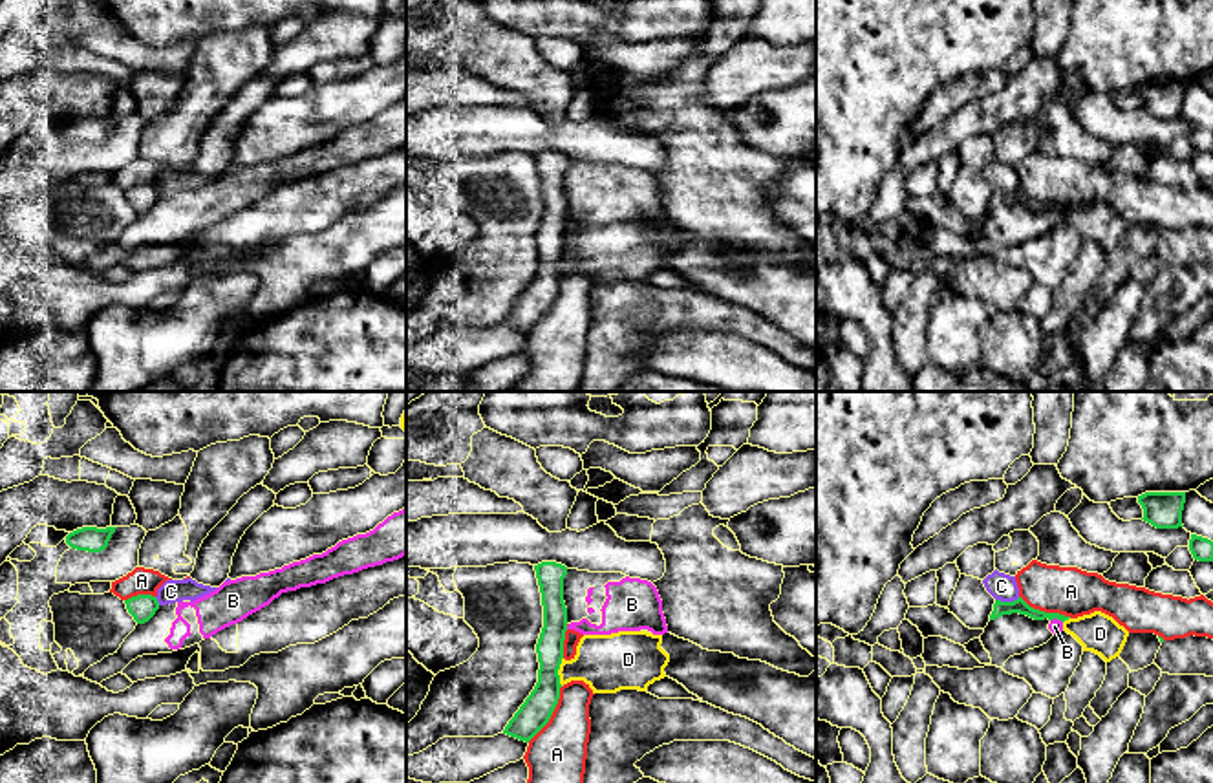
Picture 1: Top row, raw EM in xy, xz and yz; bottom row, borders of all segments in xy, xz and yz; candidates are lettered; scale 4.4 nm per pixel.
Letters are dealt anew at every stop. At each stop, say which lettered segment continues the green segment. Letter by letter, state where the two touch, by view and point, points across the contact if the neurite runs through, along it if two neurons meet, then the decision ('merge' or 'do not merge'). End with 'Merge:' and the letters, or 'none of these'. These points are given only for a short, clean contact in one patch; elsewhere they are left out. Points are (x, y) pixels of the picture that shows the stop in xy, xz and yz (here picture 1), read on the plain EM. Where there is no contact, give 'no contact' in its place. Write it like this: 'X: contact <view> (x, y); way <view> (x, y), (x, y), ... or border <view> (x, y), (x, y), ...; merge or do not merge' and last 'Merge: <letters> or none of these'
A: contact xz (551, 304); do not merge
B: contact yz (1056, 207); border yz (1051, 209), (1062, 213); do not merge
C: contact yz (1007, 193); border yz (1019, 187), (996, 191); do not merge
D: contact xz (557, 262); border xz (562, 247), (558, 260), (560, 275); do not merge
Merge: none of these

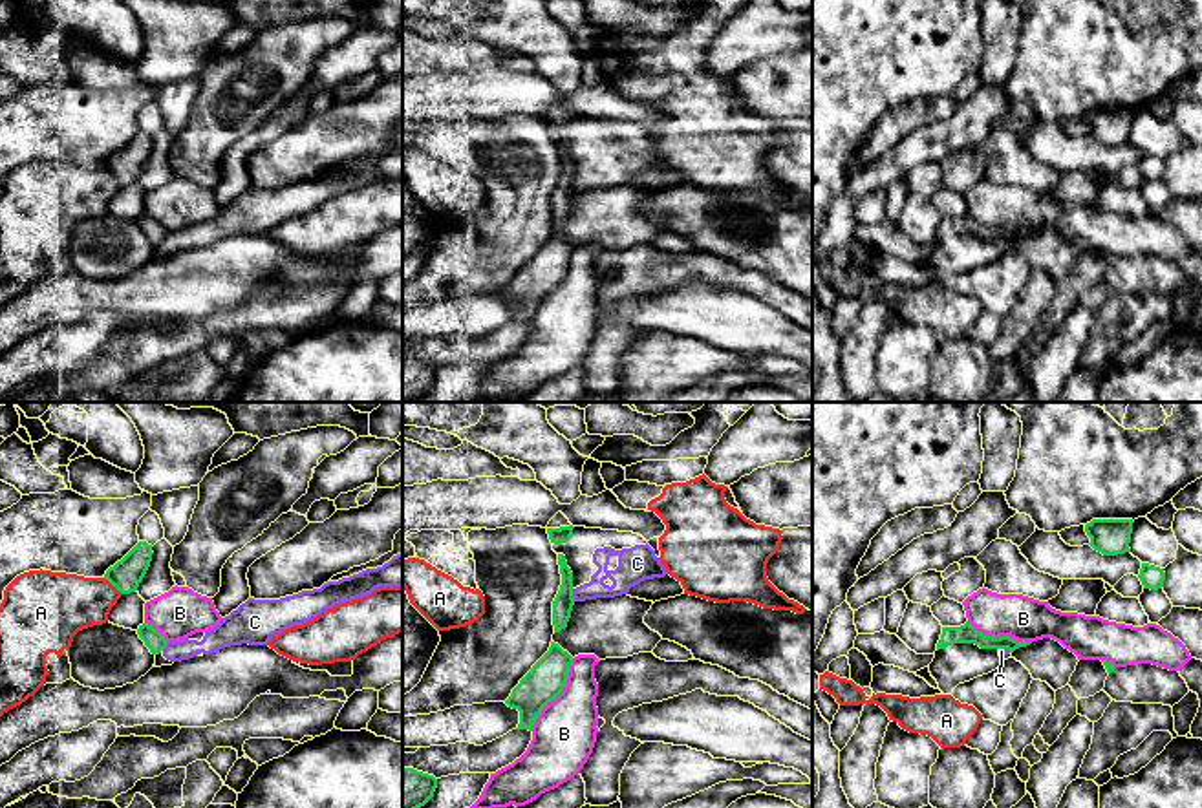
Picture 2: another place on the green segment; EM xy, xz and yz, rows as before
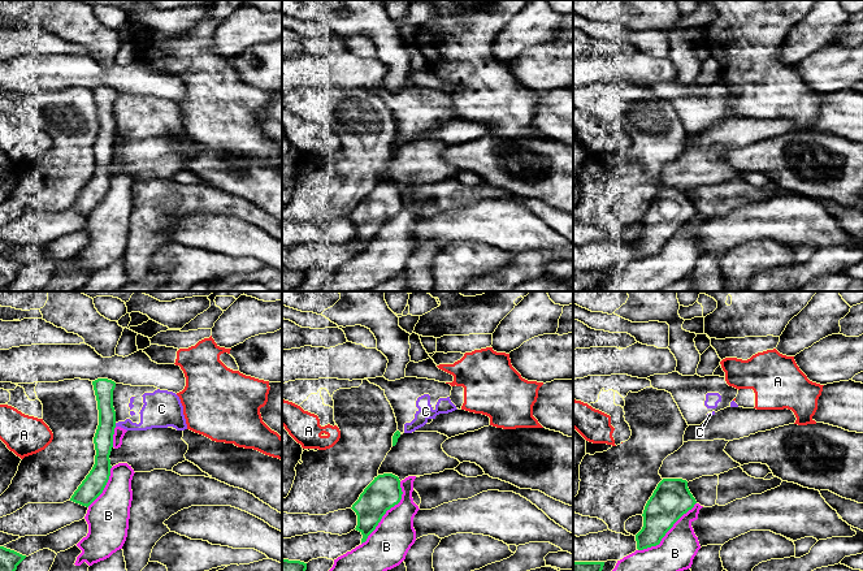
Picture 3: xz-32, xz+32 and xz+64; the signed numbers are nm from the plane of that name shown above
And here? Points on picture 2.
A: contact xy (112, 174); way xy (127, 165), (112, 174), (86, 192), (59, 194); merge
B: contact xz (557, 286); do not merge
C: contact xz (571, 185); border xz (571, 180), (575, 191); do not merge
Merge: A

